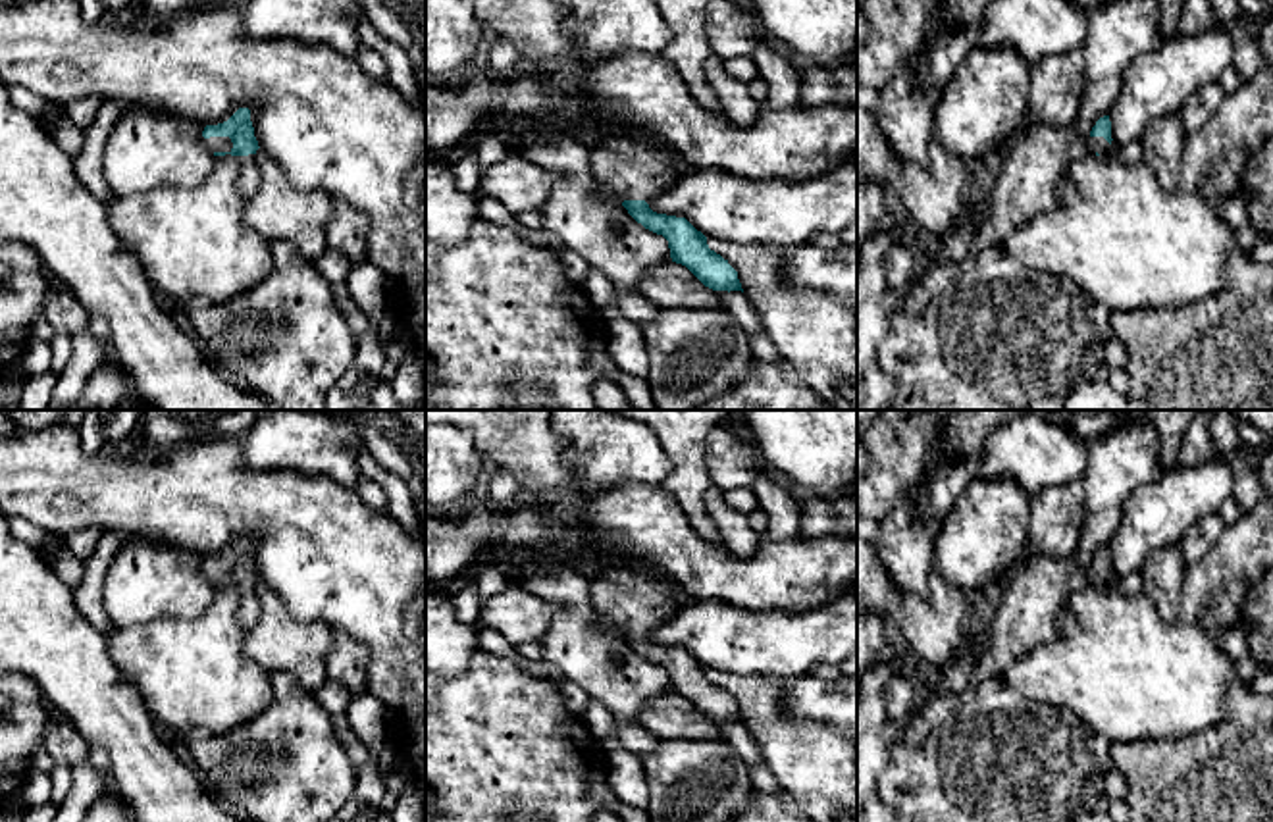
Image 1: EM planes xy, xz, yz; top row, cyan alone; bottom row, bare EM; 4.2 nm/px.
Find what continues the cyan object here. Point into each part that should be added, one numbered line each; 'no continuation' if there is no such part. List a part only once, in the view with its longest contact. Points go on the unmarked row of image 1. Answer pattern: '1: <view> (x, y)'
1: xy (214, 574)

